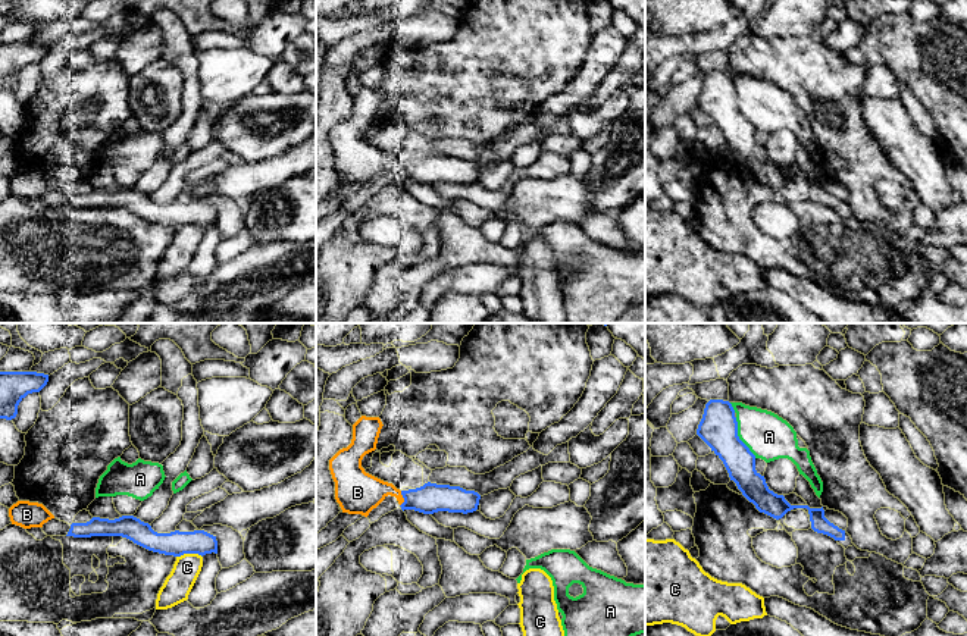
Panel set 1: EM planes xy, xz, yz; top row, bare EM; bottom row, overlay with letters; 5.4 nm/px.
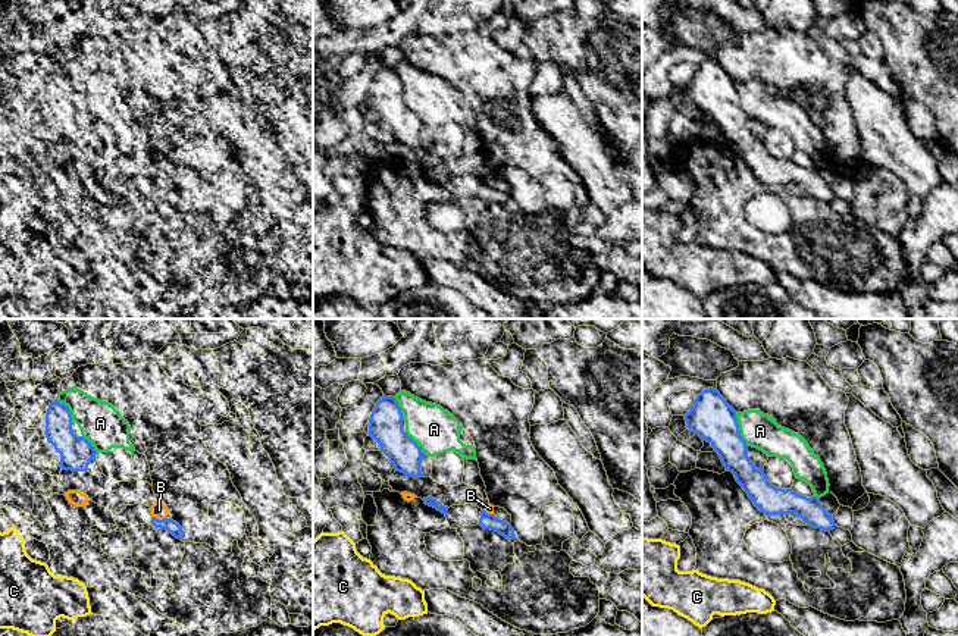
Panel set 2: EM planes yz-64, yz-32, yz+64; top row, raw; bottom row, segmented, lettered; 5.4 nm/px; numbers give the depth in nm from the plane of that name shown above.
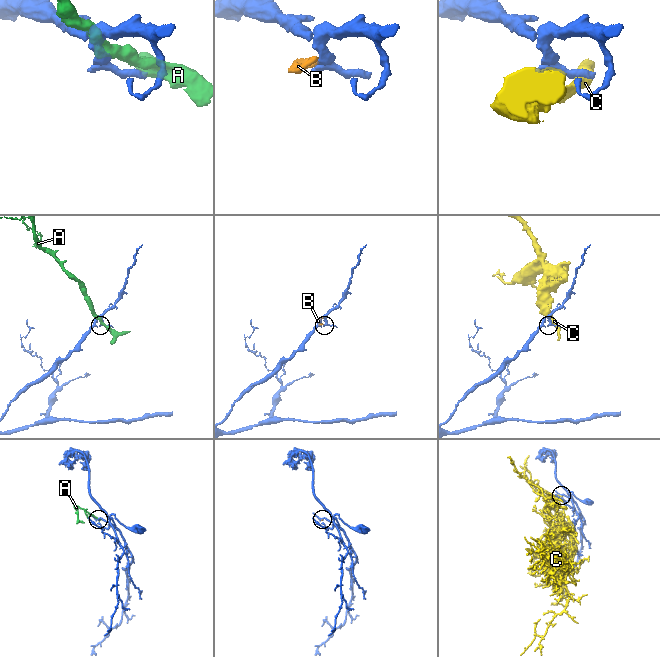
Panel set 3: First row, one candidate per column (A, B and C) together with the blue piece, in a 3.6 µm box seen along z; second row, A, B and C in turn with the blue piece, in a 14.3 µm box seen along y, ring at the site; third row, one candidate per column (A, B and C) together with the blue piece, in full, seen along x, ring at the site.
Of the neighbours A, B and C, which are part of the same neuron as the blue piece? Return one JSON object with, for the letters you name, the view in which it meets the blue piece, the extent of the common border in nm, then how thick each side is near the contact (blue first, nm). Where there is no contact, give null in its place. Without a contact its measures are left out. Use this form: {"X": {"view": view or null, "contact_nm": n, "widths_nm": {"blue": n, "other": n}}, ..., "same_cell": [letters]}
{"same_cell": []}

